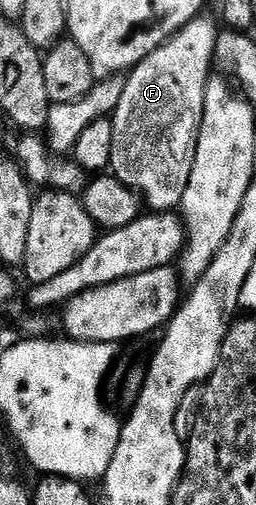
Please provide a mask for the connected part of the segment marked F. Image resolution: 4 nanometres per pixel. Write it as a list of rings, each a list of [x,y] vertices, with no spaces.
[[[199,17],[193,19],[188,25],[184,25],[184,29],[180,29],[173,35],[169,41],[162,43],[152,53],[148,53],[148,57],[144,57],[144,61],[140,61],[134,66],[134,70],[125,76],[126,85],[124,94],[120,97],[120,105],[116,105],[112,116],[112,161],[110,162],[109,174],[117,177],[128,189],[132,189],[138,194],[139,199],[151,212],[154,213],[174,213],[181,208],[184,201],[184,189],[188,189],[188,177],[192,177],[192,165],[196,157],[196,145],[200,137],[200,125],[204,117],[204,97],[206,96],[206,86],[210,84],[212,72],[210,66],[215,66],[216,60],[214,51],[220,42],[220,27],[217,22],[214,23],[207,17]]]

